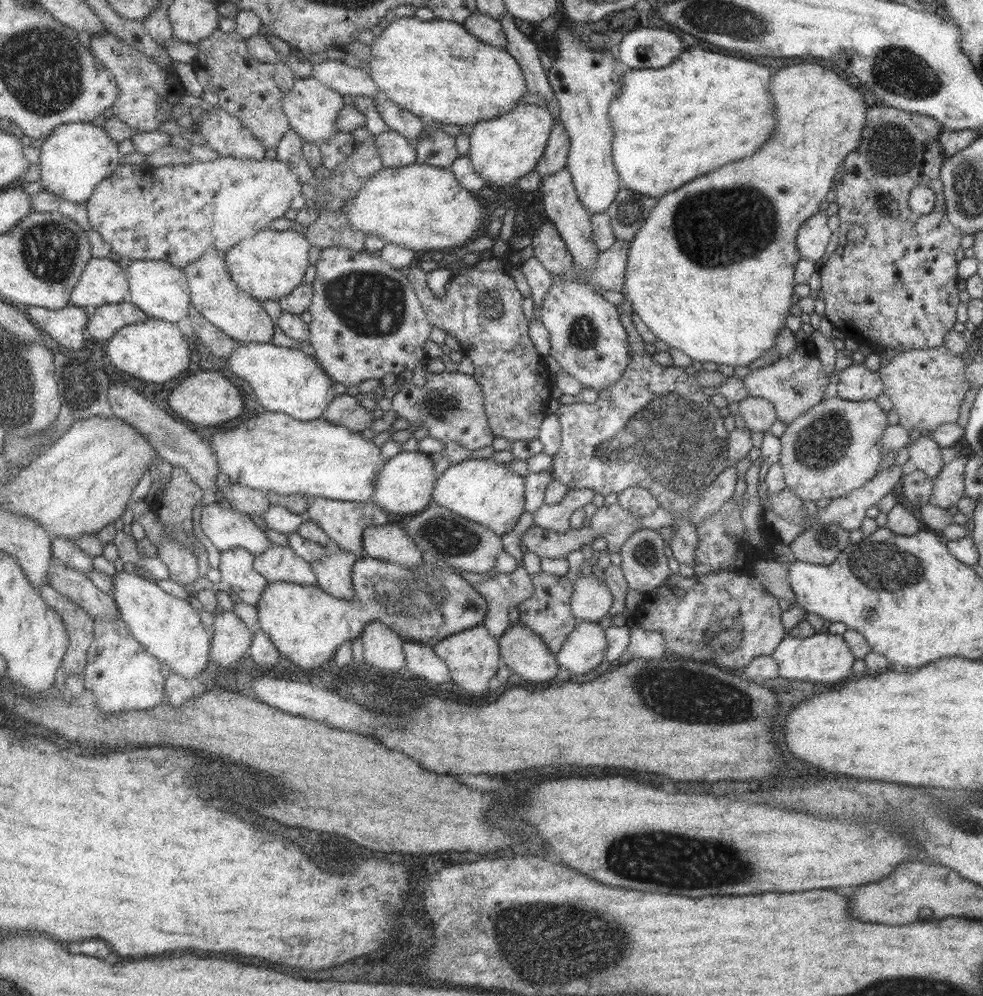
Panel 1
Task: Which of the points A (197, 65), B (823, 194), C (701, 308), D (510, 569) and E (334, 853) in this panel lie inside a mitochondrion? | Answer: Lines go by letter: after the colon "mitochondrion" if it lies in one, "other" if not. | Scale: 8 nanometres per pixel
A: other
B: other
C: other
D: other
E: mitochondrion

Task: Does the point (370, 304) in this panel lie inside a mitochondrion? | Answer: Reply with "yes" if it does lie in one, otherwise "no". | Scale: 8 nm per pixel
yes

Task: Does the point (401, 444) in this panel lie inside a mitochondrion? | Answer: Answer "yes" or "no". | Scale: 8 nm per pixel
no

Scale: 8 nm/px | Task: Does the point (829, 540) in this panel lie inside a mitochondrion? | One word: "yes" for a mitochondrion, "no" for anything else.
yes

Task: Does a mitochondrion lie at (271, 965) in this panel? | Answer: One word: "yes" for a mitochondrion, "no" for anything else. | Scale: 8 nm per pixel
no

